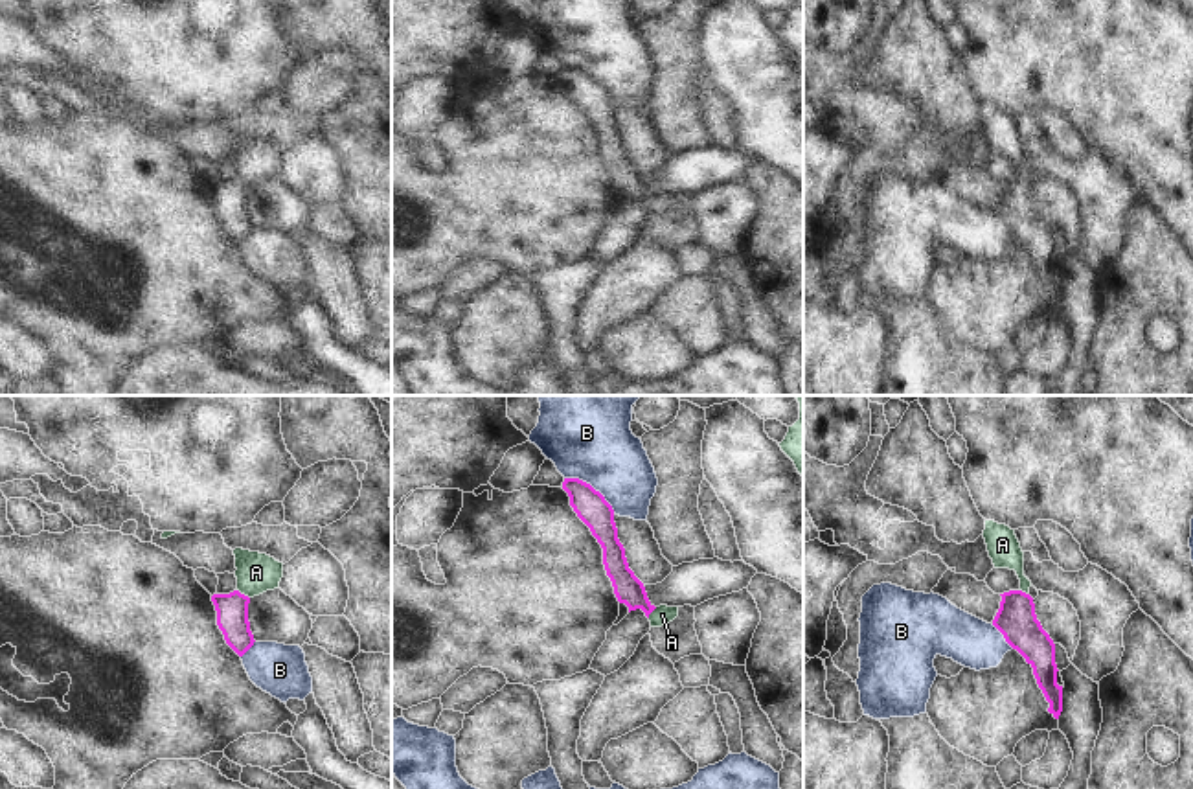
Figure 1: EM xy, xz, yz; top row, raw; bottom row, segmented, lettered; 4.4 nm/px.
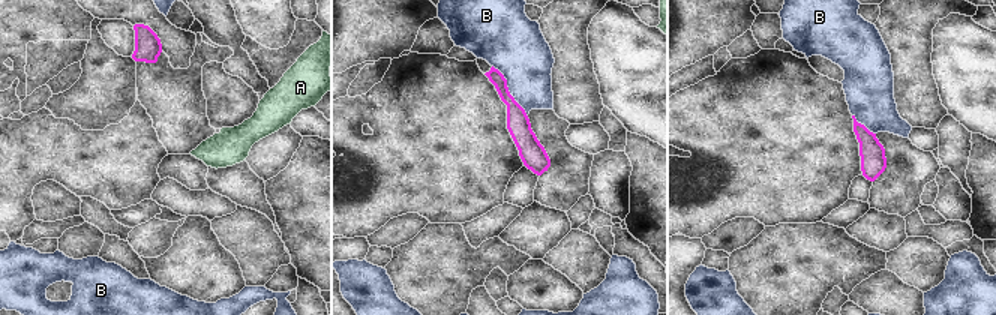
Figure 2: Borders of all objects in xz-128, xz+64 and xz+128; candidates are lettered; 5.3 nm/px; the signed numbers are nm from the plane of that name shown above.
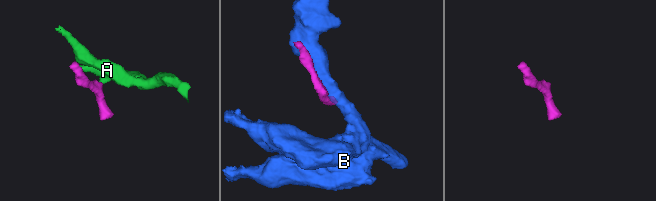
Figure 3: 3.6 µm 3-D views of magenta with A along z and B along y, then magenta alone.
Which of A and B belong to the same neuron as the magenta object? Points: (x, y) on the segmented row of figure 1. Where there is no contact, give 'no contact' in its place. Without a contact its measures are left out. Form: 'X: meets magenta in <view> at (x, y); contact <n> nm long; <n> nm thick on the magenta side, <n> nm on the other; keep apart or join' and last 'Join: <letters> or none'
A: meets magenta in xy at (243, 594); contact 70 nm long; 140 nm thick on the magenta side, 180 nm on the other; join
B: meets magenta in xz at (590, 486); contact 280 nm long; 140 nm thick on the magenta side, 400 nm on the other; keep apart
Join: A

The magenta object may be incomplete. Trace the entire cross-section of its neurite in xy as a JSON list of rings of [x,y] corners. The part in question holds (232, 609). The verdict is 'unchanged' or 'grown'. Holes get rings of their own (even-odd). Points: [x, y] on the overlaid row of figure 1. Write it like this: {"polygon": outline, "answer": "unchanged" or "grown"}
{"polygon": [[[233,550],[237,589],[230,594],[213,594],[217,625],[226,644],[243,657],[254,646],[248,622],[248,603],[254,596],[279,587],[283,563],[259,552]]], "answer": "grown"}

